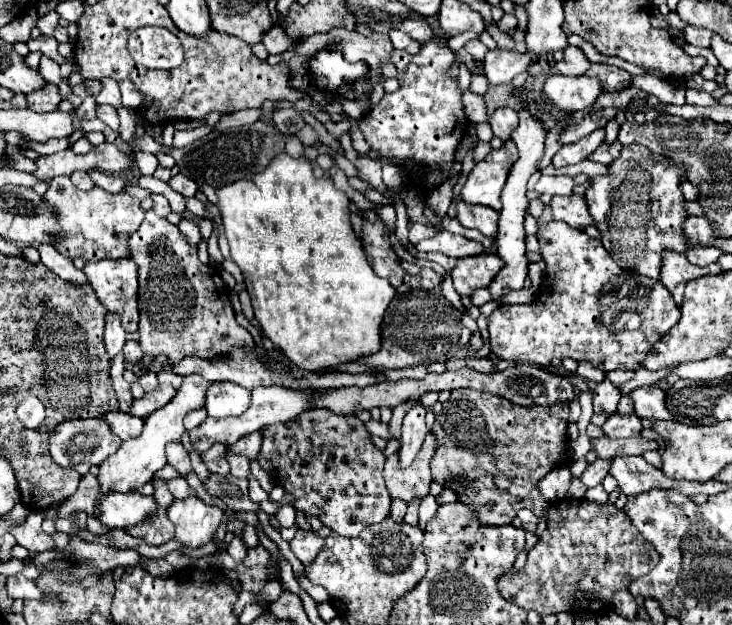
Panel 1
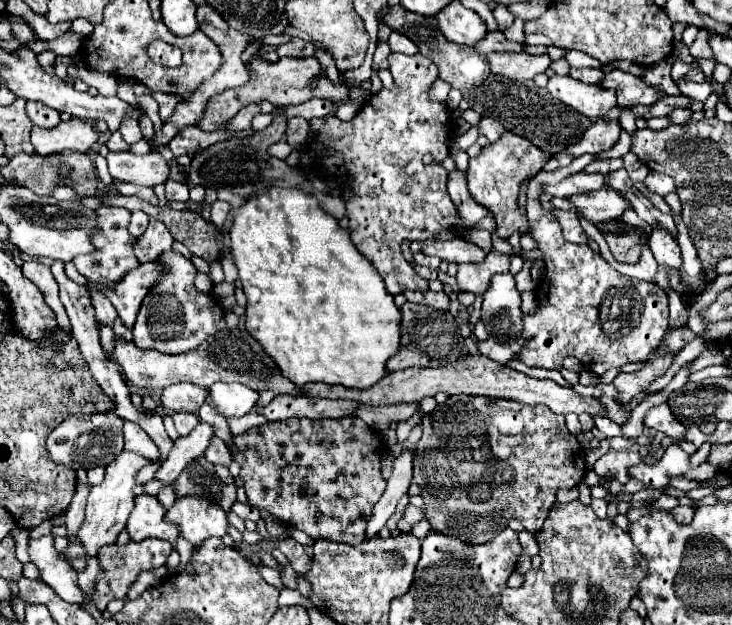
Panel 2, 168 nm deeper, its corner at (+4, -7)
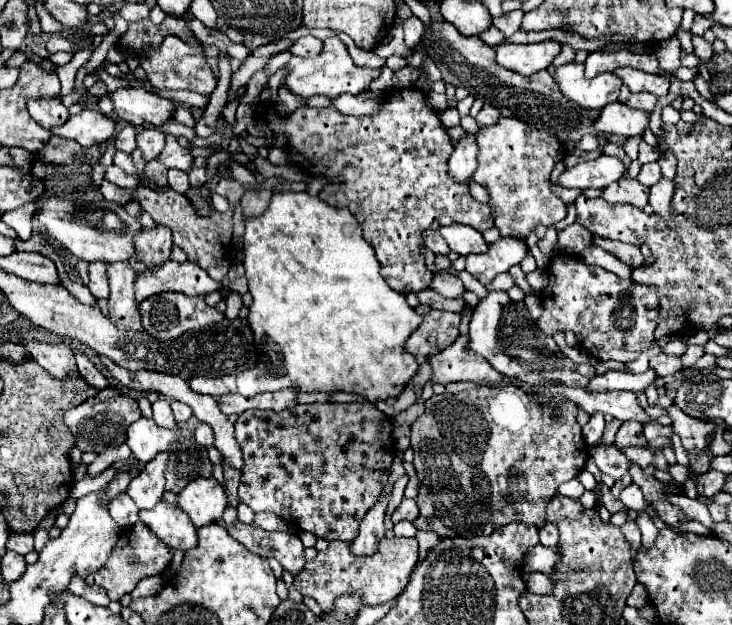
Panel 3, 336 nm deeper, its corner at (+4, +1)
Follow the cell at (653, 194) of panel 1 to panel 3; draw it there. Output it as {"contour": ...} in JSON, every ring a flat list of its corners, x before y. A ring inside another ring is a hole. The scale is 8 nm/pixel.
{"contour":[[595,238,595,244,605,248,607,252,615,254,619,260,623,260,631,268,637,268,643,264,643,254,641,254,639,246,635,246,635,244,627,244,627,242,619,242,619,240,607,240,607,238]]}

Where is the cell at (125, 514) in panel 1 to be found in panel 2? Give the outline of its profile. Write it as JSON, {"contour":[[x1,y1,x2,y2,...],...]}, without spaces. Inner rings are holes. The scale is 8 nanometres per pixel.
{"contour":[[147,494,137,496,135,508,127,520,127,530,131,540,139,542,145,538,159,538,175,546,179,538,179,528,175,528,175,524,171,522,165,522,165,512,167,510,161,506,157,498]]}

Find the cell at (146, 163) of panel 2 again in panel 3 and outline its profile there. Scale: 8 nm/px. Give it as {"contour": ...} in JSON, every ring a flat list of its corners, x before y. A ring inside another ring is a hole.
{"contour":[[173,134,167,136,167,144,165,144,163,152,157,158,159,158,159,162,163,166,177,168,177,170,183,170,183,172,189,172,191,170,191,162,193,162,193,158,189,156,189,150,181,148]]}

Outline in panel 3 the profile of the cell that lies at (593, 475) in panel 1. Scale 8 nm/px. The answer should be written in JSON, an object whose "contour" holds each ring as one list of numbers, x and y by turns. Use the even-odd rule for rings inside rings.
{"contour":[[625,422,619,428,613,446,619,448,619,450,631,448,631,446,639,446,639,448,647,446,647,438,643,436,643,424,639,424,639,422]]}

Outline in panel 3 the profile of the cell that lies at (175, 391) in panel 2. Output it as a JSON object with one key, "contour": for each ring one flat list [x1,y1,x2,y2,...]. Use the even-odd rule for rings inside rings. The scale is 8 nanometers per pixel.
{"contour":[[191,378,189,380,189,388,193,392,199,394,211,394,211,396,219,396,219,394,227,394,225,384,219,378]]}

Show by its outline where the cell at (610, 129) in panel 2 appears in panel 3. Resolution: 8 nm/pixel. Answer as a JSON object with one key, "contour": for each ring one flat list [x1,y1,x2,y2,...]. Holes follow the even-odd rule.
{"contour":[[611,102,605,108,601,108,599,118,593,122,593,128,597,132,607,134,619,134,619,136,637,136,641,134,649,124,649,114,629,108,623,102]]}

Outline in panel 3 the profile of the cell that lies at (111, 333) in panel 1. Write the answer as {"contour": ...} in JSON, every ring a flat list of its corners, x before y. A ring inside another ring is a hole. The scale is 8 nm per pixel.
{"contour":[[91,262,89,264,89,282,87,288,95,298,109,298,109,284,105,274,105,262]]}

